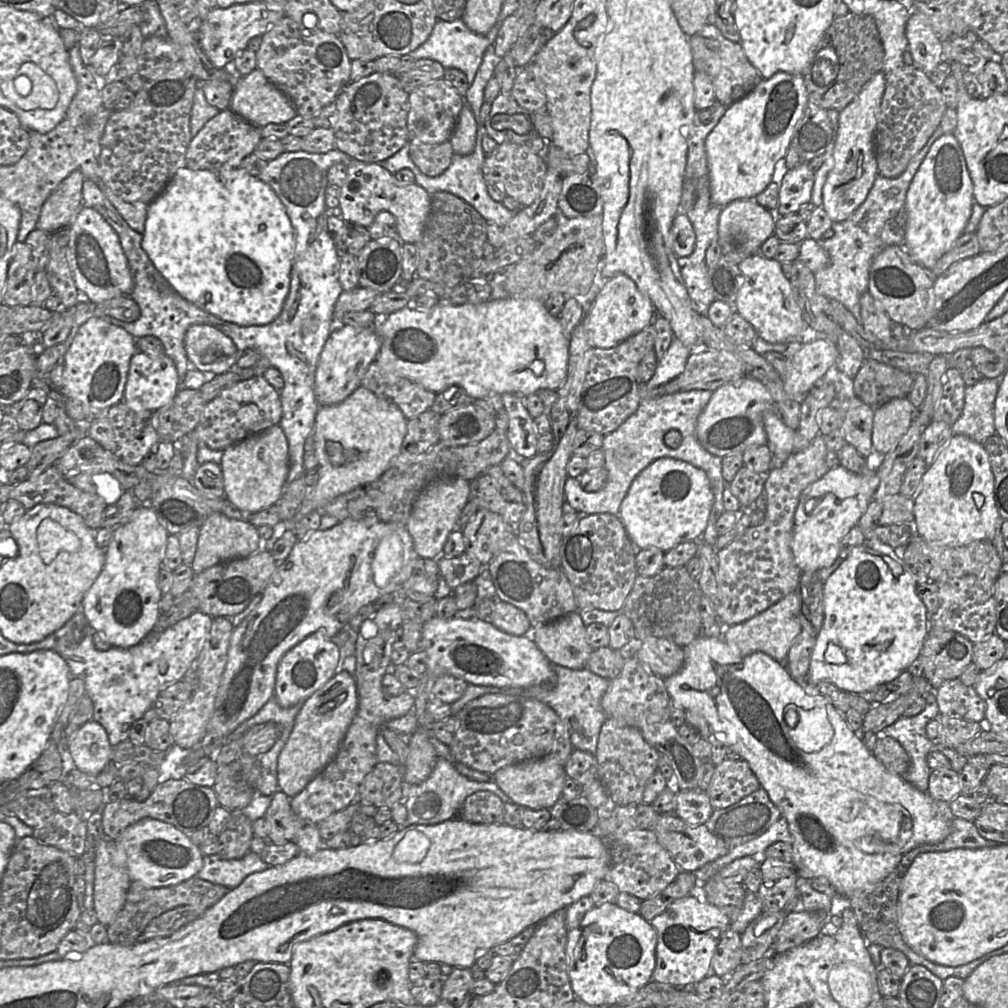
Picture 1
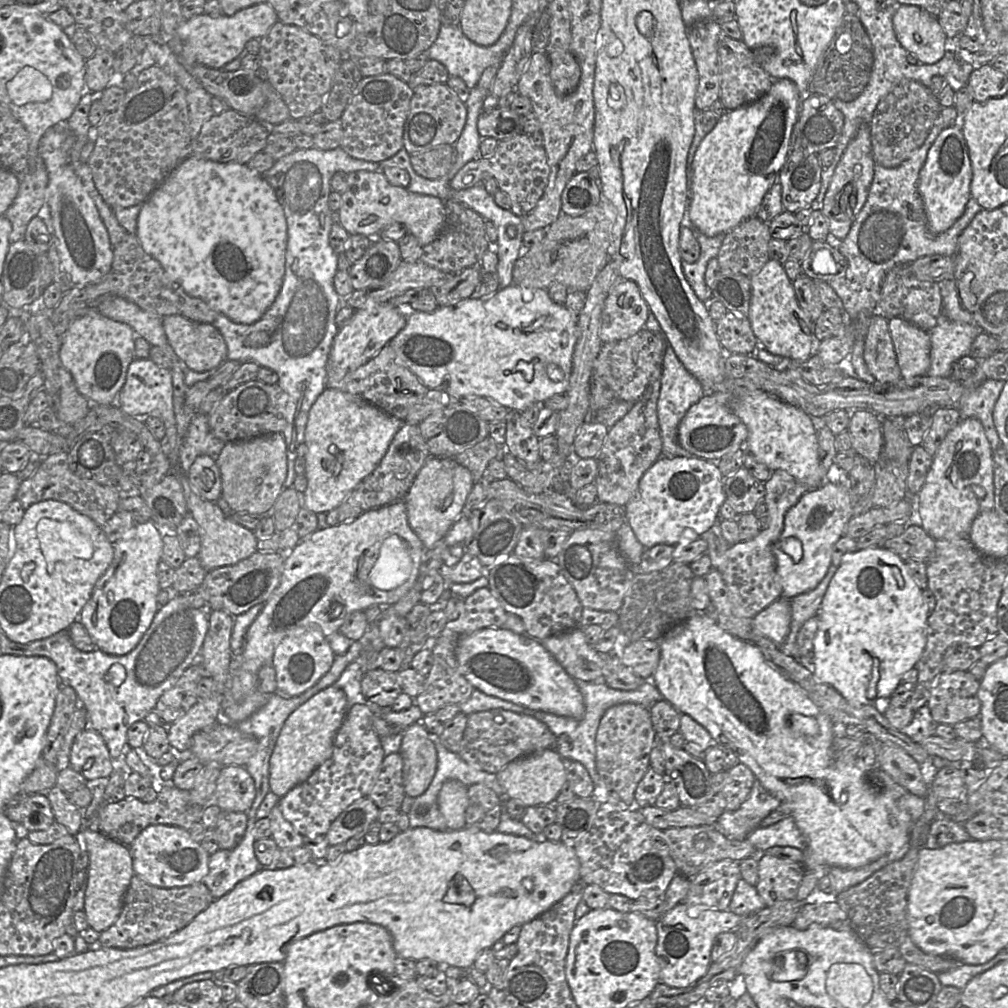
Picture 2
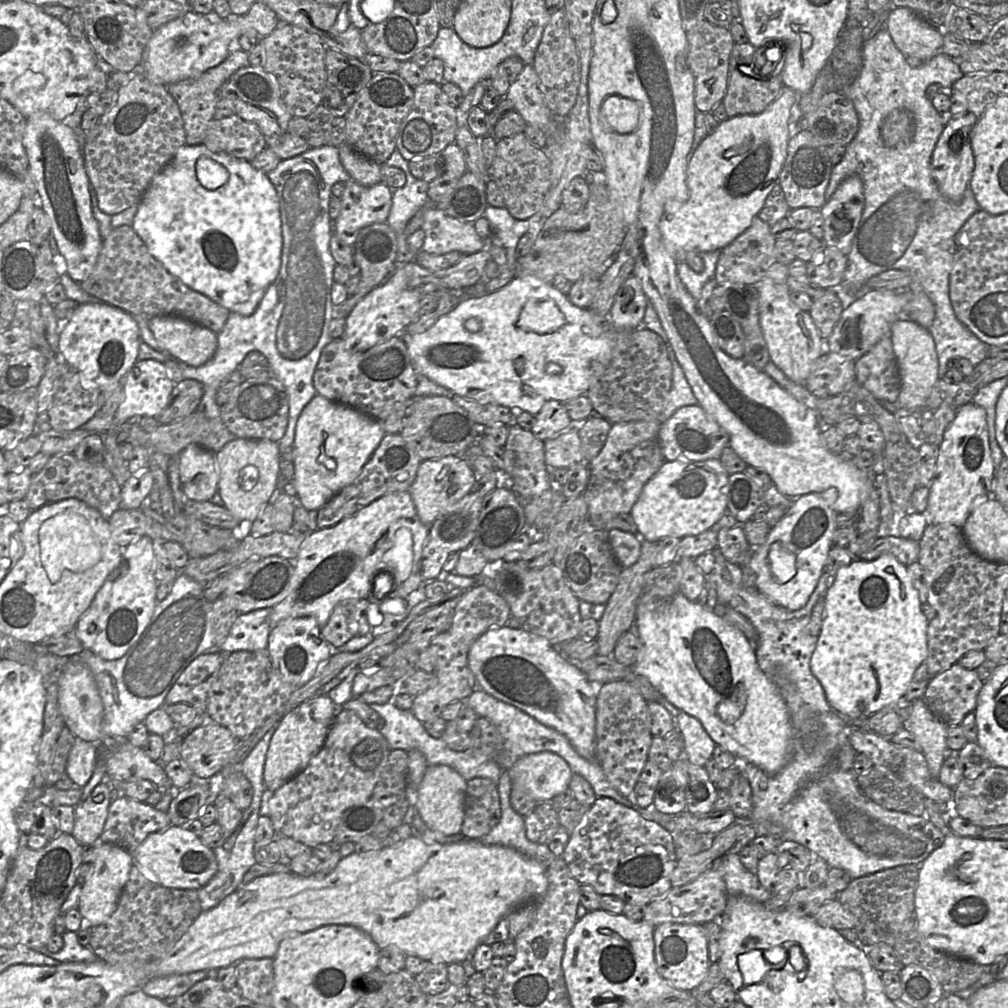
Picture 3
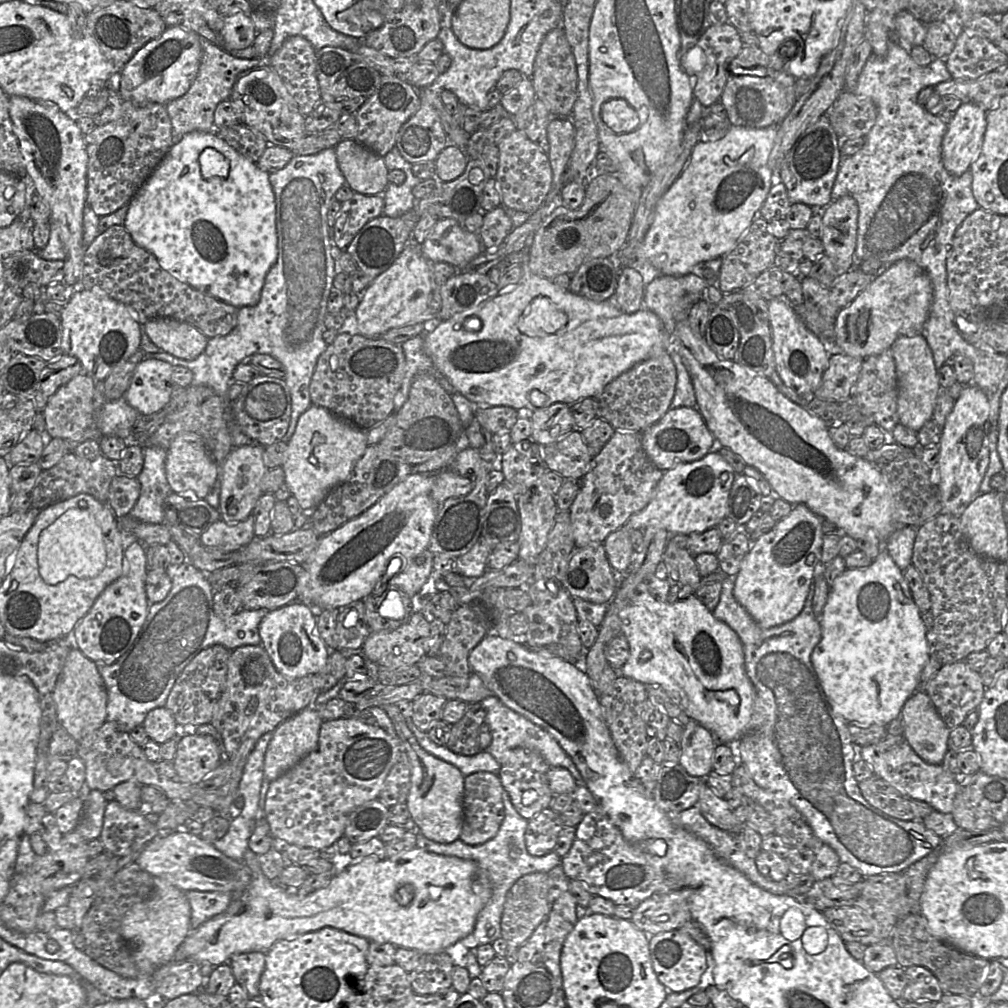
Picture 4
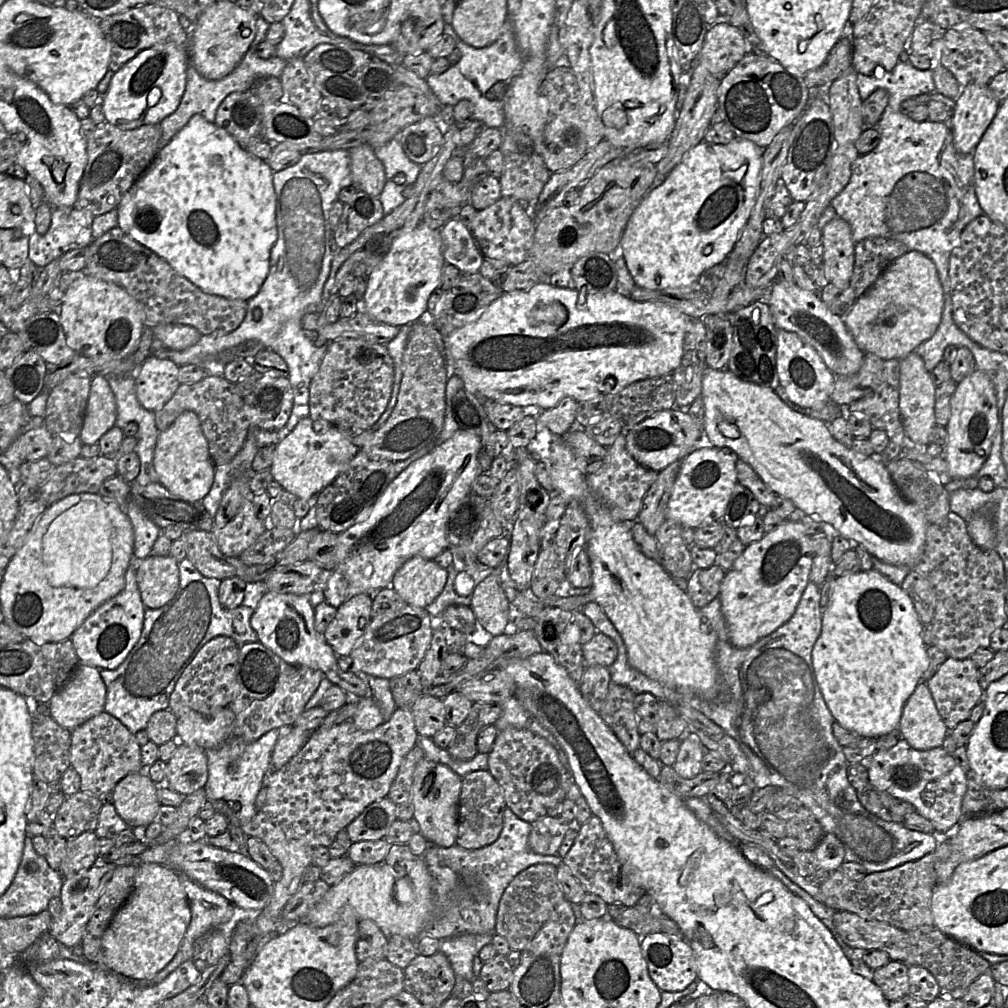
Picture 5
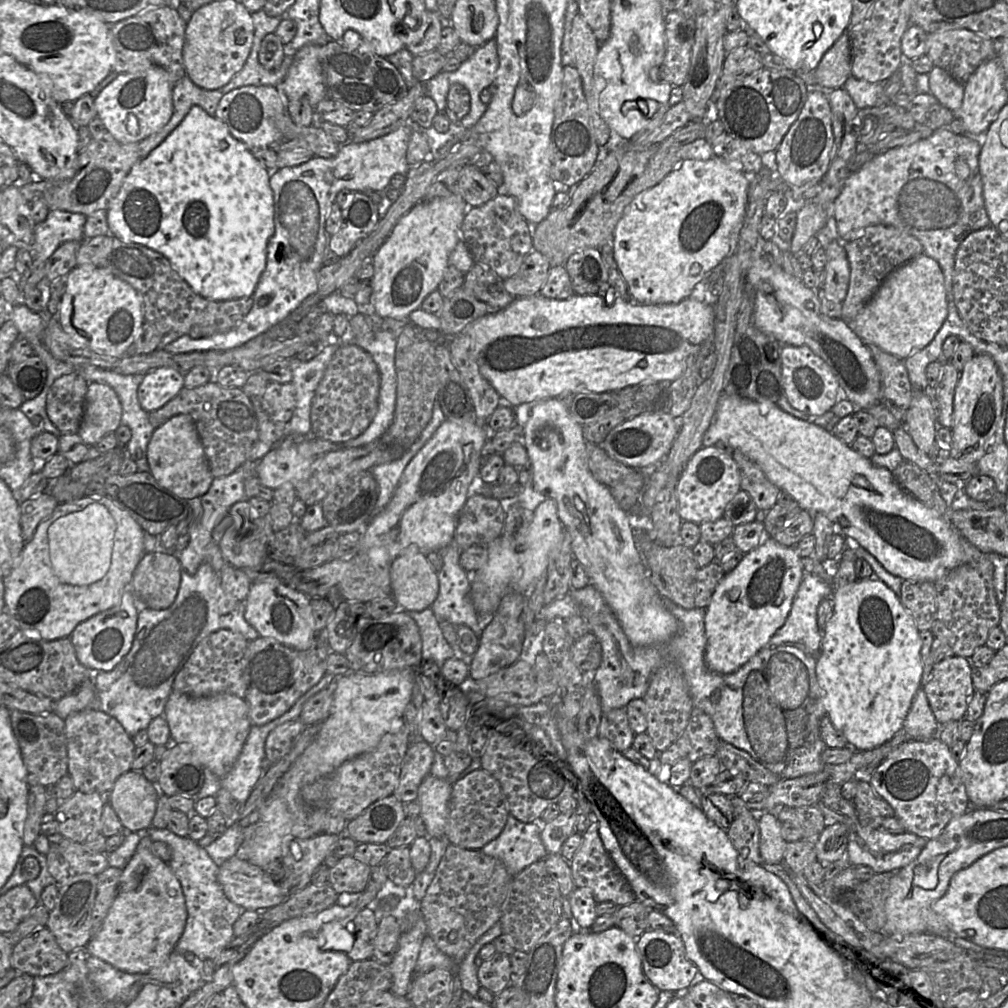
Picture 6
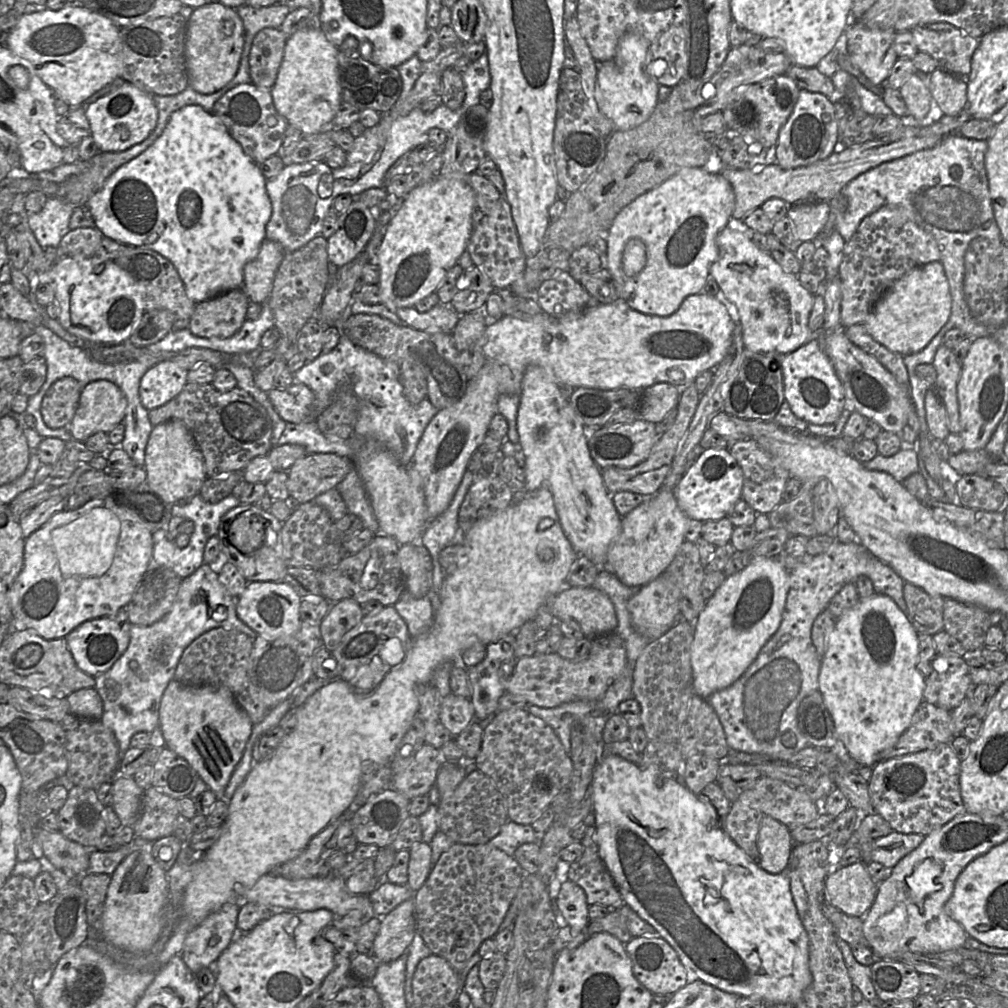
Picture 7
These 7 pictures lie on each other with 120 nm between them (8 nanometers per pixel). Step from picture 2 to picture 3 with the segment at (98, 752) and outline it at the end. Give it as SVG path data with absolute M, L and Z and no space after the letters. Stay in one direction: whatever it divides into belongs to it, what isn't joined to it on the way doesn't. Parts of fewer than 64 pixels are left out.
M77 739L70 750L66 773L75 783L83 787L91 778L98 759L98 746L95 743Z

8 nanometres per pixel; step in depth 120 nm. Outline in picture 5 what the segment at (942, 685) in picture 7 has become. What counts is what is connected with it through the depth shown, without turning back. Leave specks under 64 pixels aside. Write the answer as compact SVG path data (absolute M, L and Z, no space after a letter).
M947 658L935 675L926 682L937 711L949 730L968 720L971 710L984 697L984 691L978 681L978 672L979 669L970 658L964 660Z

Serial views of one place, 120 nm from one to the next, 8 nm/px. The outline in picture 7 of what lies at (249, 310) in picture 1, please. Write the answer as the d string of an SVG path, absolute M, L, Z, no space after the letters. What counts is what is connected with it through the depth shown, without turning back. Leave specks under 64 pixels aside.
M187 105L171 114L162 134L136 158L117 168L104 182L100 190L90 197L86 208L97 228L104 237L125 246L152 250L169 260L177 270L185 288L186 295L195 304L204 302L243 285L243 269L246 263L256 258L262 242L266 239L266 225L272 214L271 200L267 194L266 179L258 164L247 156L241 146L232 138L224 123L199 105Z

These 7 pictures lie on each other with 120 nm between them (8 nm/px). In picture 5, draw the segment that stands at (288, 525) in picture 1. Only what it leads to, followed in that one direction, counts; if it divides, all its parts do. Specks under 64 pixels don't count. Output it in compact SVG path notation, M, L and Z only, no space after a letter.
M308 416L301 419L276 445L269 470L273 480L284 490L293 493L299 499L311 501L346 469L359 449L353 444L352 437L335 427L323 427L322 431L316 432L313 420Z

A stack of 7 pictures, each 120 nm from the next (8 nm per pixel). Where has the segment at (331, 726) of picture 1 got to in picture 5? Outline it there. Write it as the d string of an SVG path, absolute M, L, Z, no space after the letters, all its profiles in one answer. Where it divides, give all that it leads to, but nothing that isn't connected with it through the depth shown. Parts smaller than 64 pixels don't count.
M293 726L281 727L282 734L274 746L271 756L273 771L284 767L304 746L313 731L307 731Z

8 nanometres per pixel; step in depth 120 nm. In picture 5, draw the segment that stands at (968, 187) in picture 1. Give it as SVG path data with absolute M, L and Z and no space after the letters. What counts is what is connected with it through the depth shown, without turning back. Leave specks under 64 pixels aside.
M969 84L962 88L955 99L955 111L950 119L953 145L957 152L973 153L999 105L988 85Z

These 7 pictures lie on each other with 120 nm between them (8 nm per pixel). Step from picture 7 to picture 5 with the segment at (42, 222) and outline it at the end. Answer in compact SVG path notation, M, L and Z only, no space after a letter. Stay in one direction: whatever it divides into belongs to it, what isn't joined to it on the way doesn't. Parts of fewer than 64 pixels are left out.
M53 208L48 231L40 235L29 229L28 260L38 268L74 249L89 246L94 216L86 209Z

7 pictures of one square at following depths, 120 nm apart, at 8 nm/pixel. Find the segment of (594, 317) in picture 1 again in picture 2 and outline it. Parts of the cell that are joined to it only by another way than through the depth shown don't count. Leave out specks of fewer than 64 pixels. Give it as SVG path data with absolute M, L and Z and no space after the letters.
M620 279L604 303L599 331L602 343L633 336L645 328L649 314L638 285L634 281Z

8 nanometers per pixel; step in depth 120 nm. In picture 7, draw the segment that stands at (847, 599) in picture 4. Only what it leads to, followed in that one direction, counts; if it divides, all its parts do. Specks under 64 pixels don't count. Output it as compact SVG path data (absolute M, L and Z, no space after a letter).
M874 593L860 598L855 606L835 621L821 659L818 690L831 715L839 741L860 766L873 767L880 761L880 754L896 744L924 701L926 679L918 669L918 662L918 632L889 596Z

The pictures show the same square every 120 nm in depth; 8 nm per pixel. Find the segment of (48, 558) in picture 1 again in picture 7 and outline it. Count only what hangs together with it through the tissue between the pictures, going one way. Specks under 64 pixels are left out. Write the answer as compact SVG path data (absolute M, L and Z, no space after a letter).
M102 507L93 508L80 518L54 528L51 537L62 573L84 577L102 576L112 564L119 535L118 518Z

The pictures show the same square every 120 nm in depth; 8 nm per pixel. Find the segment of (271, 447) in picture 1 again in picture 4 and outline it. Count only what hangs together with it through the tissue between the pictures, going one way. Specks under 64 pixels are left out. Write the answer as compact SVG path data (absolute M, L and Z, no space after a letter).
M258 443L234 447L219 466L219 511L221 520L235 524L252 514L255 503L263 494L261 481L269 470L263 462L264 446Z

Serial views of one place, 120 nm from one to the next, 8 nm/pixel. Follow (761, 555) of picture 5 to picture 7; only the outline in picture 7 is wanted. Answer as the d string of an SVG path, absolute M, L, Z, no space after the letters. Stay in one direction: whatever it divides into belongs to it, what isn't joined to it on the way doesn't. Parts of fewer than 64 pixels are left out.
M756 557L743 570L726 577L706 601L694 623L691 644L695 695L708 699L713 693L733 684L753 663L781 624L790 585L789 574L777 557Z

